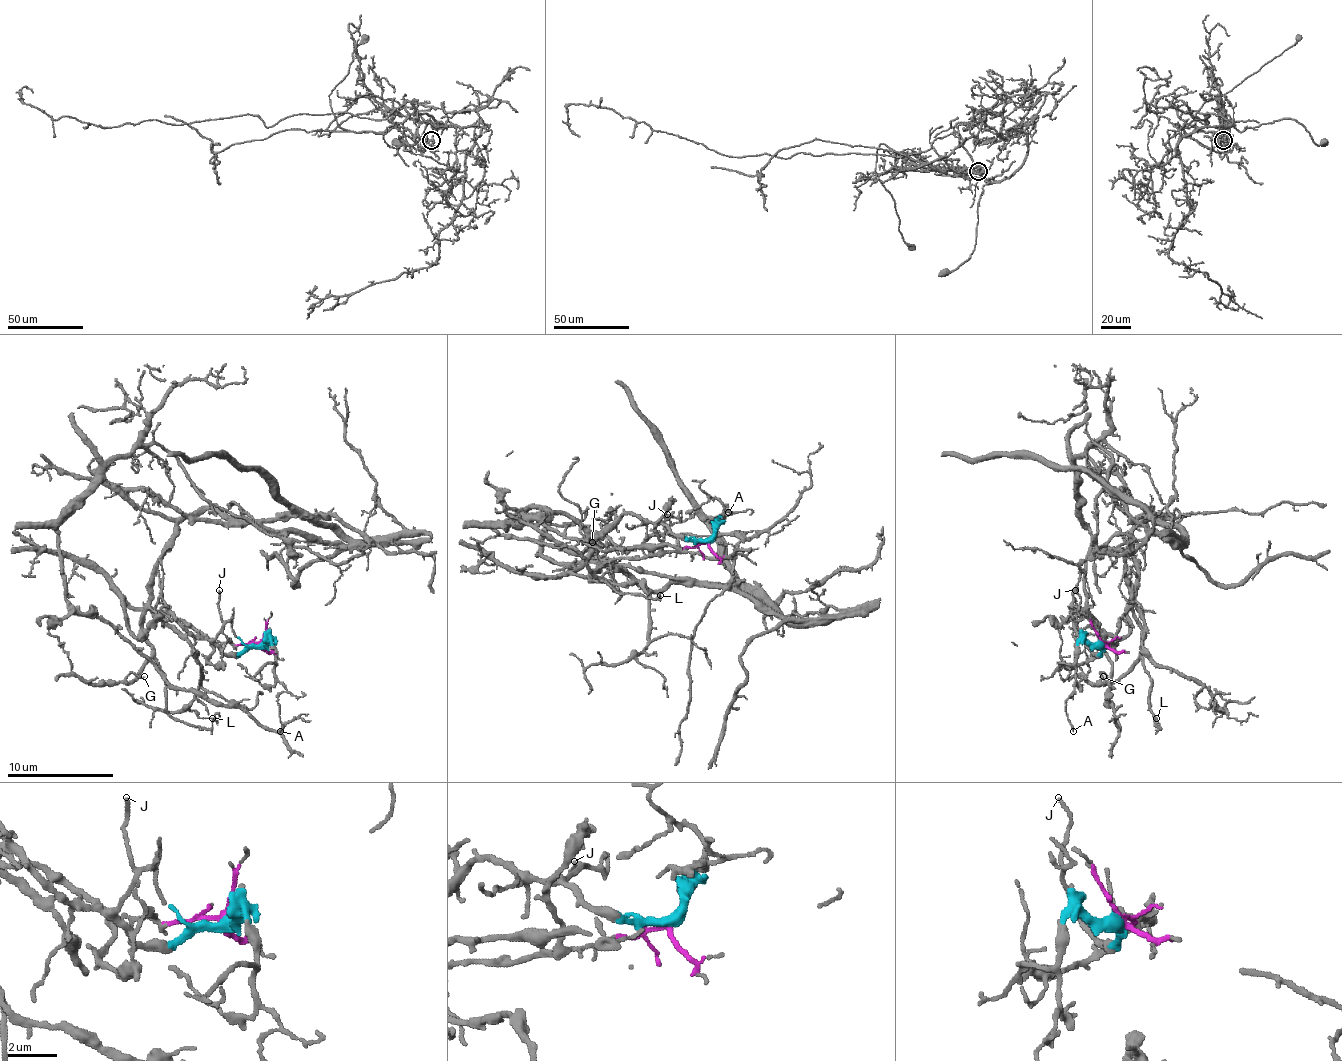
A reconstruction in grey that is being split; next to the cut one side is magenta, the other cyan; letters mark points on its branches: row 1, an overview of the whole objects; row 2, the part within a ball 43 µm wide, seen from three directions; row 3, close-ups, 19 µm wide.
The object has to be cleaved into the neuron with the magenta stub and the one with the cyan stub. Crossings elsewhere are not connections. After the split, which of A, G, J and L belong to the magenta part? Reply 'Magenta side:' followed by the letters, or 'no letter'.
Magenta side: G, L

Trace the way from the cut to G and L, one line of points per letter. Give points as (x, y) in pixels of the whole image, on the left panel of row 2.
G: (262, 644), (211, 641), (147, 609), (142, 631), (150, 657), (131, 681), (126, 678), (145, 676)
L: (262, 644), (211, 641), (179, 620), (145, 612), (142, 639), (166, 681), (166, 710), (203, 729), (211, 718)

